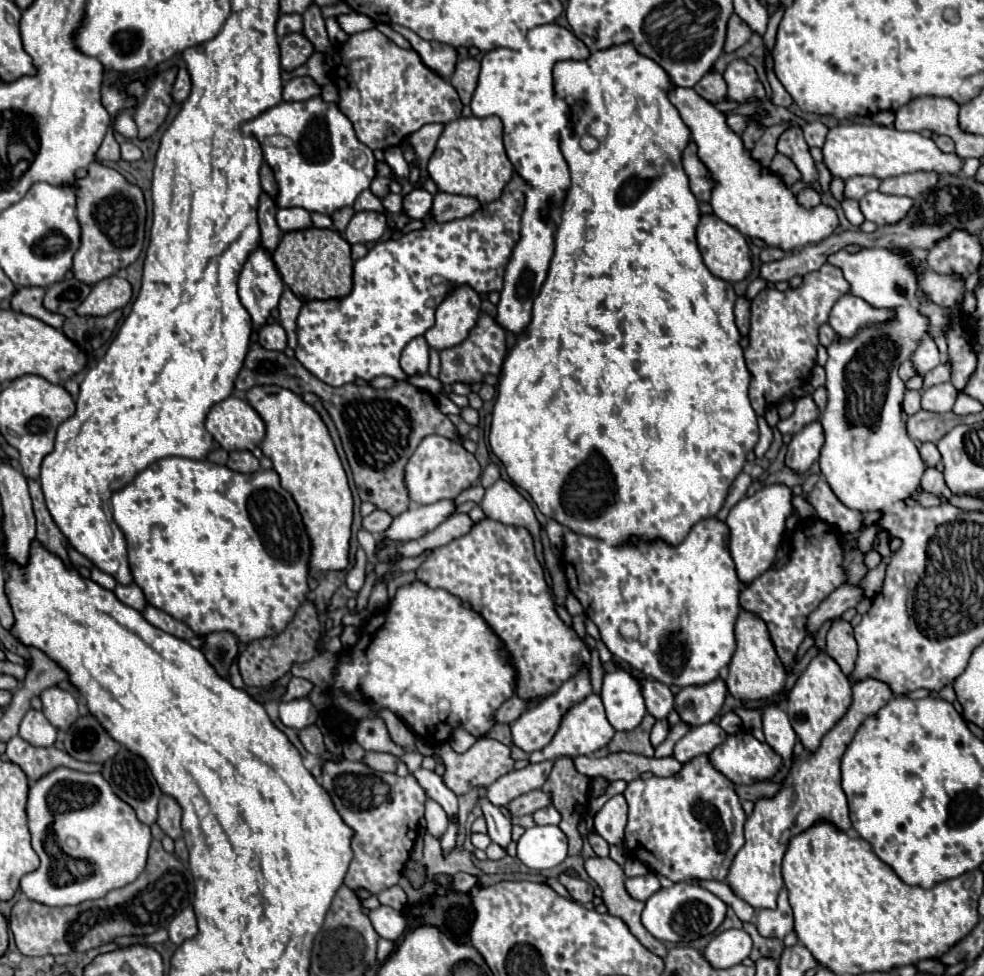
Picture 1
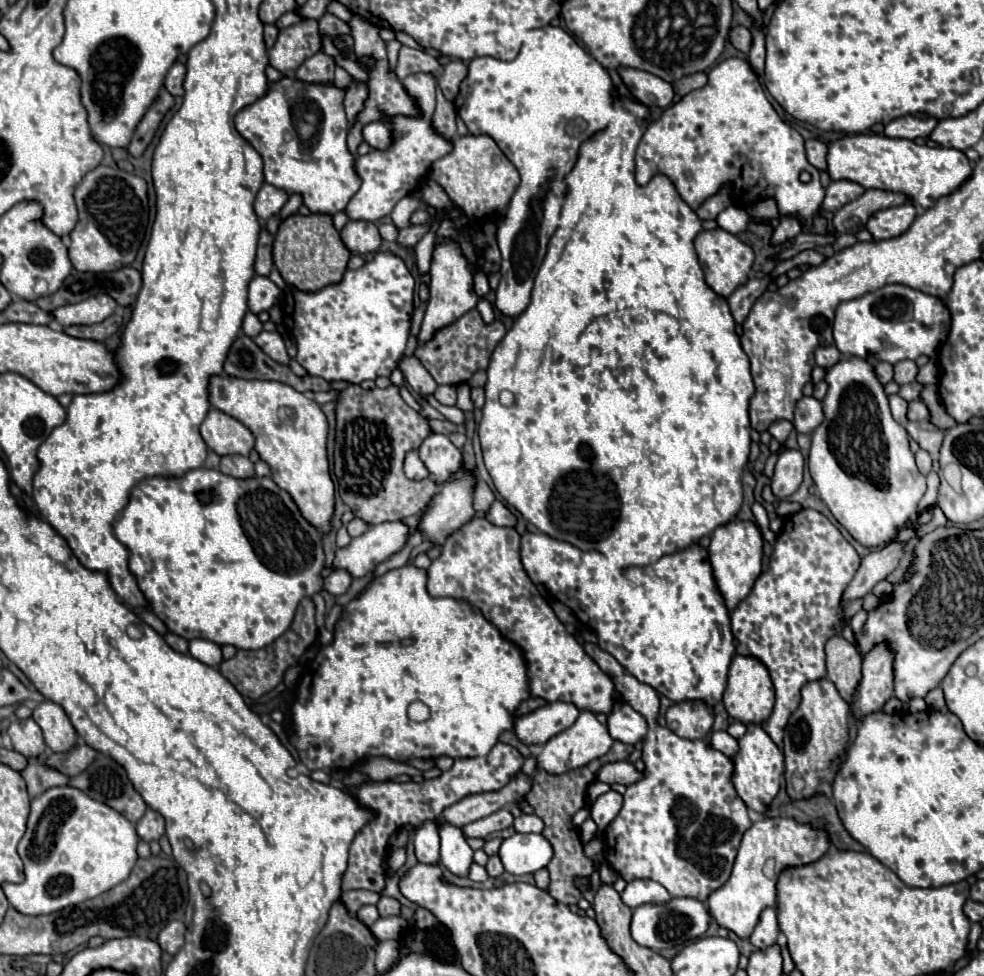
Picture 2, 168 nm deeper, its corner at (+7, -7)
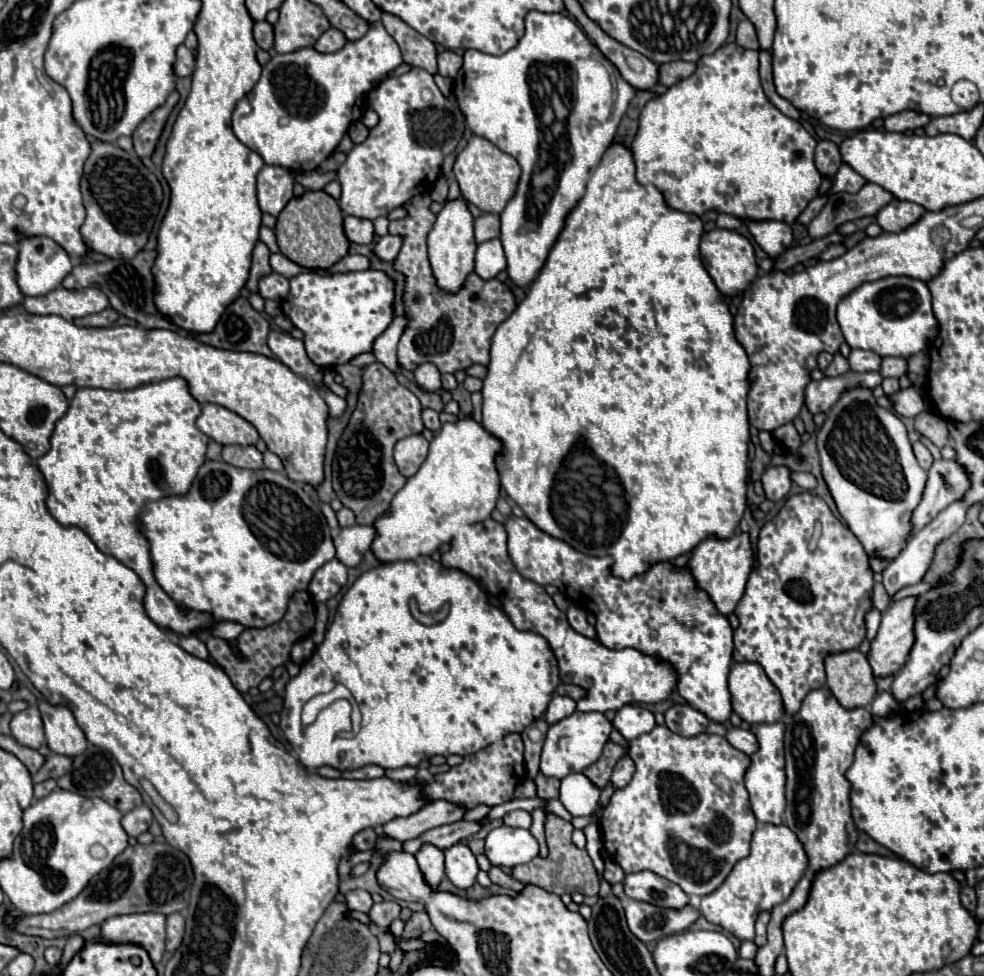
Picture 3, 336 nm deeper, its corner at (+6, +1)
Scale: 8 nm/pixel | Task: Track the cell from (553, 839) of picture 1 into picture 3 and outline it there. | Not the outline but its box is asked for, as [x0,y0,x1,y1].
[485,826,539,868]

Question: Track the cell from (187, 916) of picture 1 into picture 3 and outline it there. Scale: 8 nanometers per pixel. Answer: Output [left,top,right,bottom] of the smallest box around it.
[167,912,185,952]

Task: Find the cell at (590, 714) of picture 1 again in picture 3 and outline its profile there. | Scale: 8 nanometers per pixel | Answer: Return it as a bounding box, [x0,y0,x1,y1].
[541,712,613,778]

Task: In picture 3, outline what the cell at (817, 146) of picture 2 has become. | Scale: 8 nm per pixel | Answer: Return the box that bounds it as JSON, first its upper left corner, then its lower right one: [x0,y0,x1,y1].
[815,140,843,176]

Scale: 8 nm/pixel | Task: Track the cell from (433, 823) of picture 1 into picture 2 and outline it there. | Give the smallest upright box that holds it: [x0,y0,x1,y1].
[414,820,440,864]

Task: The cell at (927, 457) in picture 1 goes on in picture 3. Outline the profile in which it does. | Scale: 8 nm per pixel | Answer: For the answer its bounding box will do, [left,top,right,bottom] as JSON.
[913,442,933,470]

